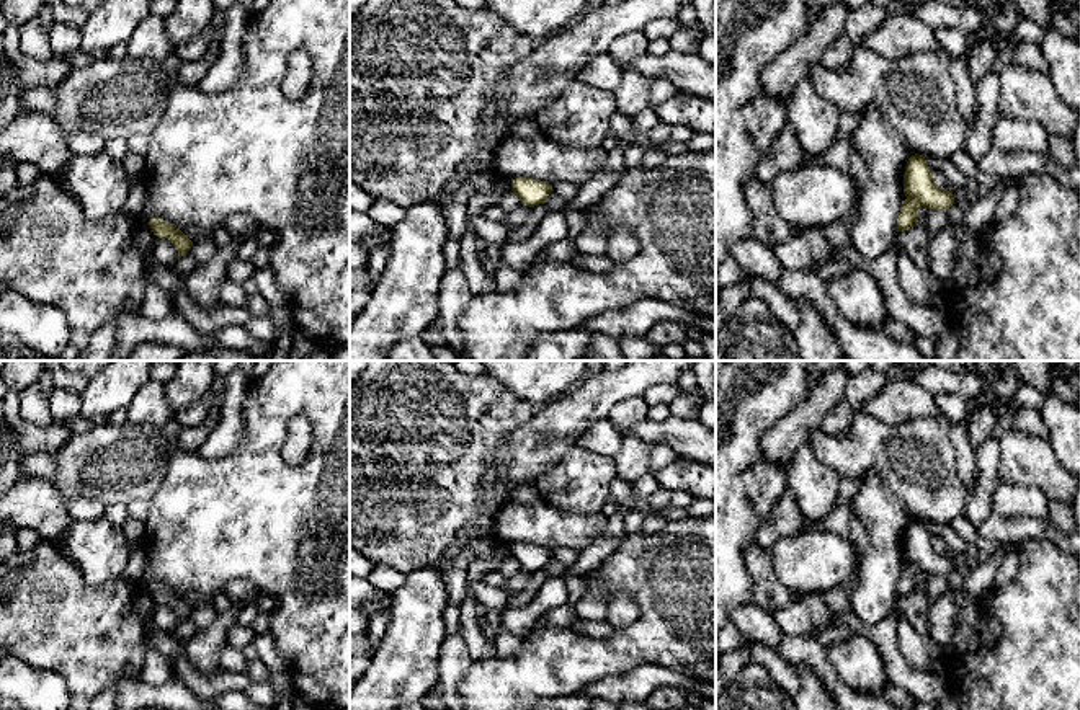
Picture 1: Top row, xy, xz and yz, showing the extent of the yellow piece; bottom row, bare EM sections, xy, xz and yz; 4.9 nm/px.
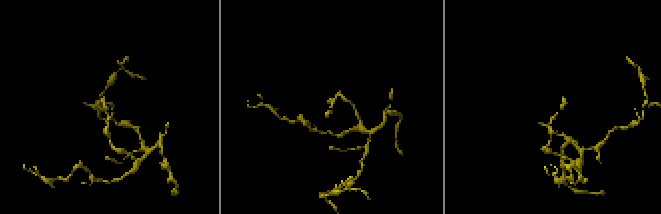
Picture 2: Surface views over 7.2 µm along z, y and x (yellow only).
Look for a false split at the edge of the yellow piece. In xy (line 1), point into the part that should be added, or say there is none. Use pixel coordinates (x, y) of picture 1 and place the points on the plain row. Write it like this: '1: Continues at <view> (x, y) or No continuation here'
1: No continuation here

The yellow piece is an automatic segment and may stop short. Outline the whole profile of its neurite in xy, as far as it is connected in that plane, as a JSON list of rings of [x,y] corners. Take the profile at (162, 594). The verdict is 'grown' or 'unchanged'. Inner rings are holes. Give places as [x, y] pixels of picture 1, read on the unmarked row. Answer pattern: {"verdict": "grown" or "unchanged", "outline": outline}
{"verdict": "unchanged", "outline": [[[152,583],[147,589],[155,602],[172,607],[180,623],[191,615],[193,607],[175,589],[170,589],[160,583]]]}

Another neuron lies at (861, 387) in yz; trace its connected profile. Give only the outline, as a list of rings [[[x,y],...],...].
[[[869,366],[848,379],[845,397],[851,408],[859,413],[861,406],[877,395],[886,387],[887,380],[886,372],[879,372]]]

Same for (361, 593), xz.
[[[350,576],[350,609],[358,609],[371,619],[374,614],[368,610],[368,606],[382,596],[384,592],[376,589],[368,578]]]

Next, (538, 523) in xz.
[[[511,498],[493,514],[492,532],[510,547],[526,542],[549,550],[582,552],[603,535],[606,524],[608,517],[601,511],[593,514],[565,513],[542,499],[520,503]]]

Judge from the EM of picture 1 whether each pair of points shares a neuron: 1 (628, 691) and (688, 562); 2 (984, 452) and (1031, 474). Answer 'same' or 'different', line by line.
1: different
2: different

